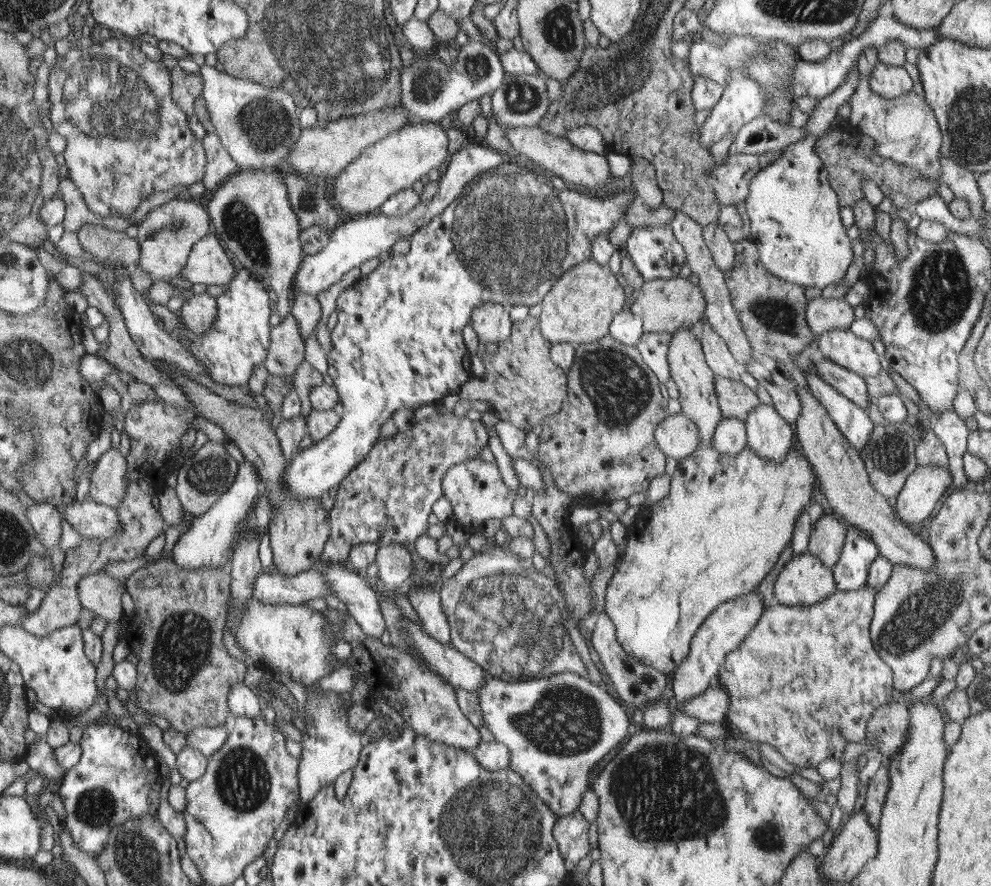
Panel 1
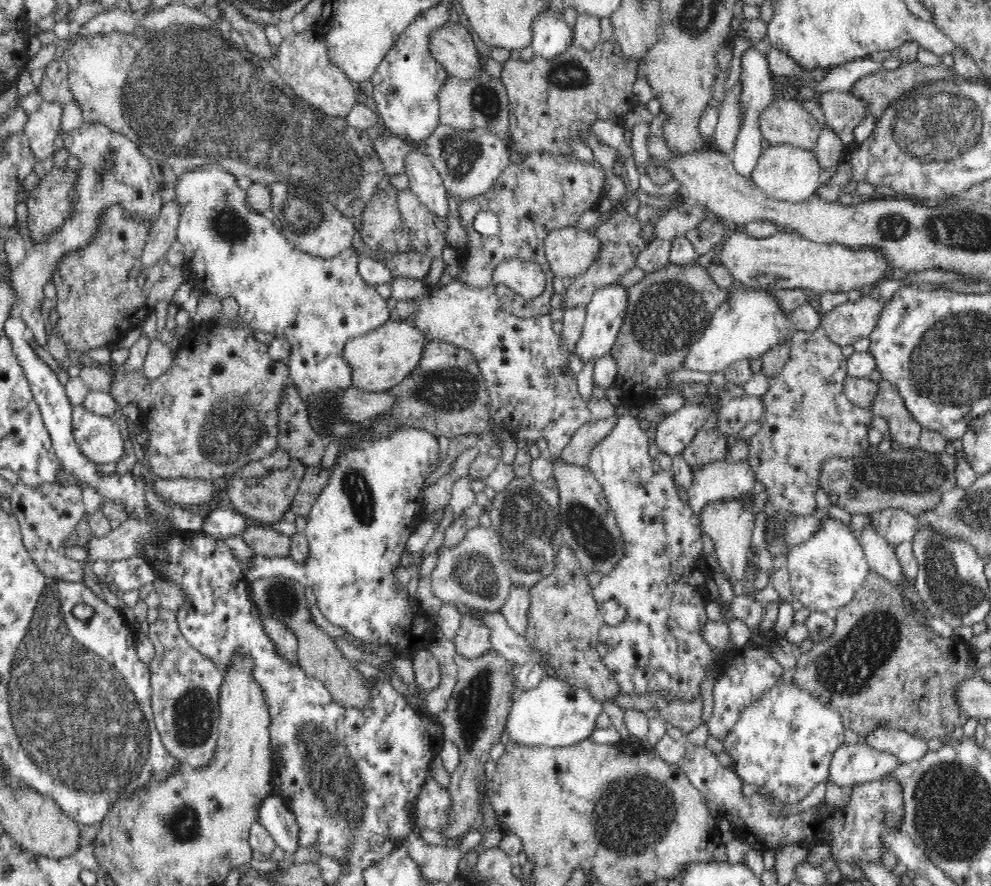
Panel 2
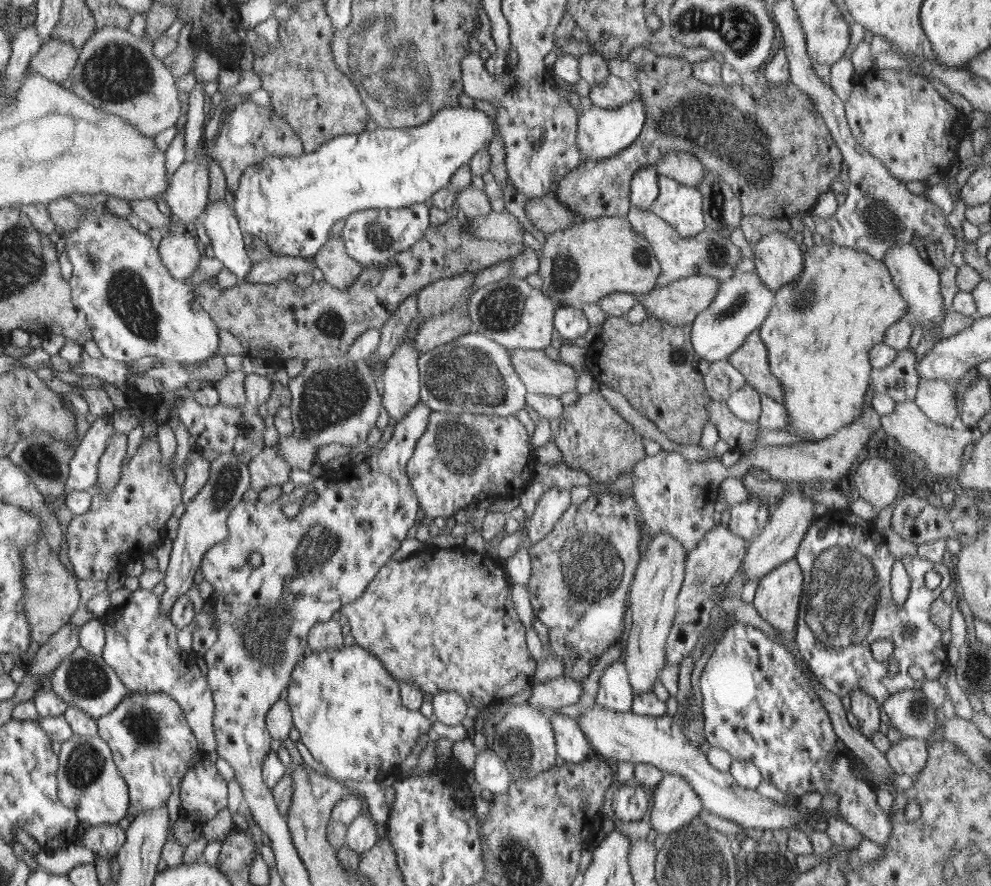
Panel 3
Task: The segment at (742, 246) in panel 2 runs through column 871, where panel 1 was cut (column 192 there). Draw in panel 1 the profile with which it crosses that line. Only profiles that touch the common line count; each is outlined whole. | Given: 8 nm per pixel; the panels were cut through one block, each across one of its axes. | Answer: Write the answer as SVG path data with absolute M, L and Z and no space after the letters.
M210 233L193 247L180 278L192 285L208 286L228 284L234 279L234 266L216 234Z

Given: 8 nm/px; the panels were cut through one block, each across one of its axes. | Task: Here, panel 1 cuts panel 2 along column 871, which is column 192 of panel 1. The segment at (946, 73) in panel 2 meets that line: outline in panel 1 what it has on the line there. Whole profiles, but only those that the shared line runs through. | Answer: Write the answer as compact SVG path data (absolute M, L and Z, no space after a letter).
M175 66L173 73L173 100L186 112L194 114L194 103L202 94L203 80L200 73L186 72L182 67Z

